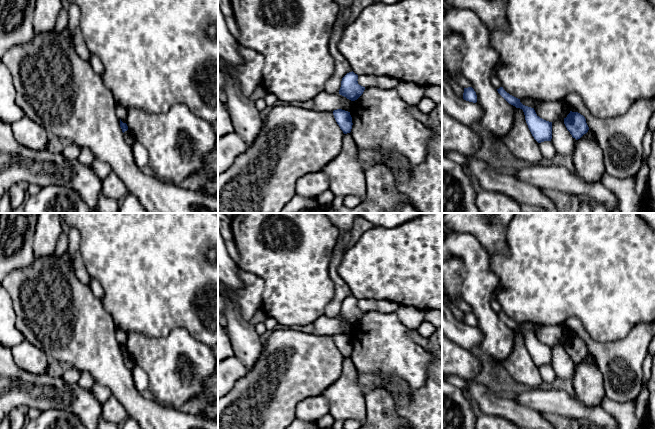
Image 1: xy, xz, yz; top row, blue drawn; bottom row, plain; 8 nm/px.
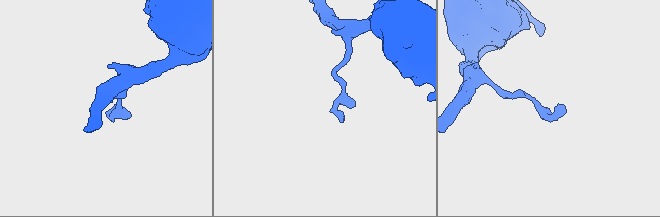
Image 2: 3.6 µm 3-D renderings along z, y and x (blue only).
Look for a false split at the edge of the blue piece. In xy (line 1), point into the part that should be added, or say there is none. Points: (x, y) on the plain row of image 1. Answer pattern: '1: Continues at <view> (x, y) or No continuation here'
1: No continuation here

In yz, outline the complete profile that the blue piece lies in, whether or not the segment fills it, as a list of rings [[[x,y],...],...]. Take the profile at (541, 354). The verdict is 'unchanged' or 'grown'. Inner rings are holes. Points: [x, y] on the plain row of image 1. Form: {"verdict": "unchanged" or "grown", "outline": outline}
{"verdict": "unchanged", "outline": [[[500,311],[499,313],[497,313],[497,315],[509,328],[523,334],[528,352],[532,360],[538,367],[541,367],[544,365],[551,365],[552,346],[549,346],[540,342],[536,338],[534,332],[523,329],[520,326],[520,323],[507,317],[503,313],[503,311]]]}

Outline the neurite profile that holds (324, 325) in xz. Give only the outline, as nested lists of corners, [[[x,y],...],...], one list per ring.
[[[326,315],[320,316],[314,323],[314,334],[334,335],[342,333],[350,336],[353,325],[344,322],[340,318],[330,318]]]

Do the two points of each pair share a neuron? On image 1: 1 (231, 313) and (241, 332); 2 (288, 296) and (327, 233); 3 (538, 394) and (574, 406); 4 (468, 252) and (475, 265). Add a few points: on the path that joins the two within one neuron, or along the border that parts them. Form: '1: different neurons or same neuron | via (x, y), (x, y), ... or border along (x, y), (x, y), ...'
1: same neuron | via (234, 318), (237, 327)
2: same neuron | via (296, 280), (296, 264), (311, 249)
3: same neuron | via (547, 401), (557, 401), (565, 405)
4: same neuron | via (471, 255), (475, 262)

